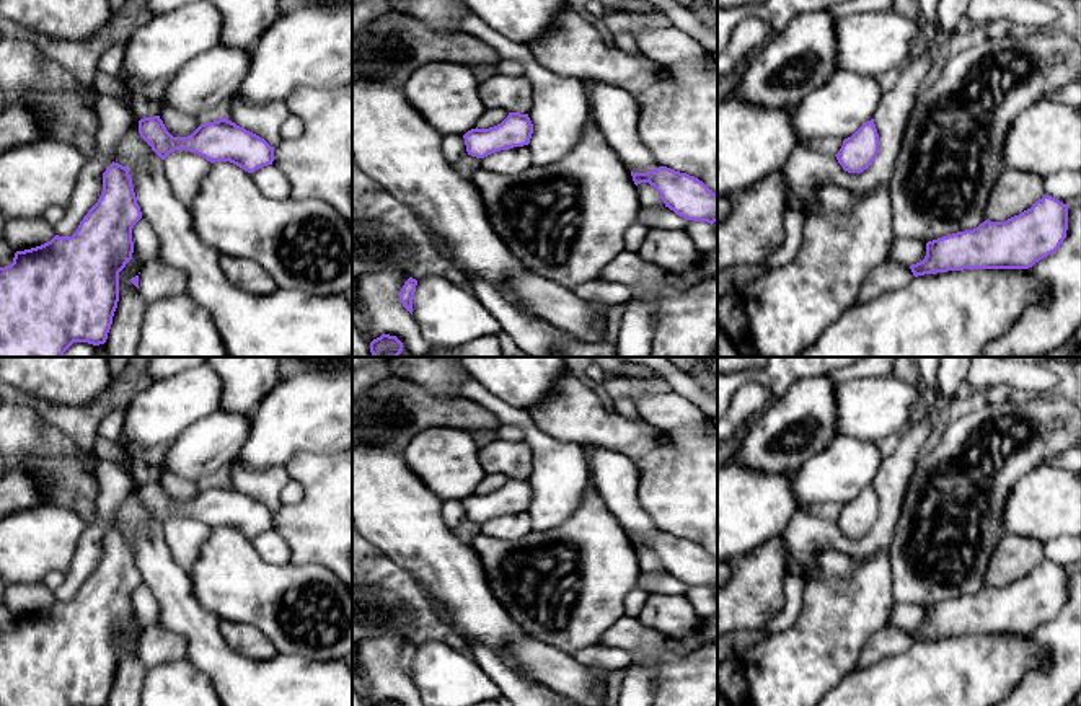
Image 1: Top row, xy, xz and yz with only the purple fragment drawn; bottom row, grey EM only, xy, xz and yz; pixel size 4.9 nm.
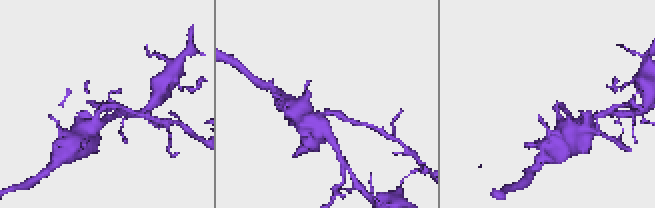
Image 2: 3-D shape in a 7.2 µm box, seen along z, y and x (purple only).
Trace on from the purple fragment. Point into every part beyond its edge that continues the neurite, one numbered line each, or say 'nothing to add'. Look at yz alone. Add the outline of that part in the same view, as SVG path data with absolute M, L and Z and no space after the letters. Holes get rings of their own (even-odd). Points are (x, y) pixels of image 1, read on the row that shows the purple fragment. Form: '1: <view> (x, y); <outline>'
nothing to add

